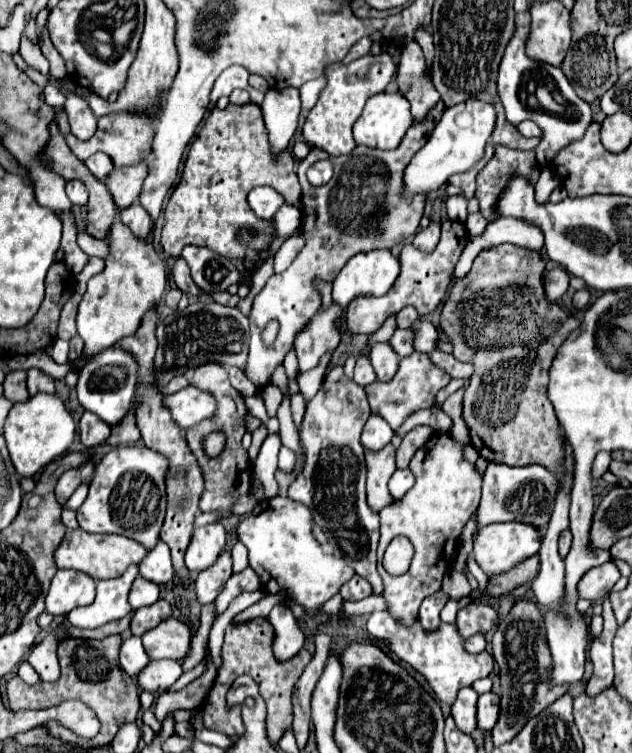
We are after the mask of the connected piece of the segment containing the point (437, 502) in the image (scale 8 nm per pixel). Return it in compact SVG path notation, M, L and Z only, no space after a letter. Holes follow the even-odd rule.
M434 433L424 449L426 455L422 459L422 475L416 475L416 485L402 499L380 511L378 573L384 581L382 597L388 601L390 615L394 615L394 619L404 625L412 625L422 599L442 587L442 577L452 569L458 537L480 503L482 487L480 475L476 473L474 465L462 457L462 445L452 441L450 433ZM396 535L408 537L416 551L410 569L400 577L388 575L382 567L386 545Z

